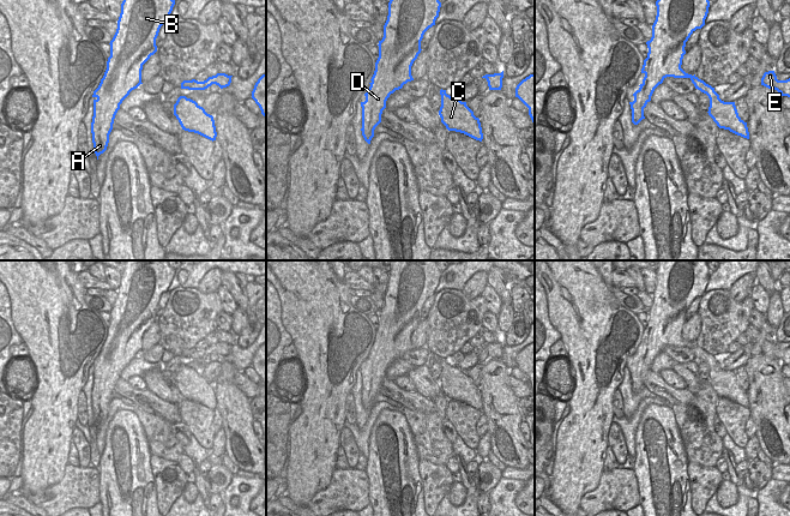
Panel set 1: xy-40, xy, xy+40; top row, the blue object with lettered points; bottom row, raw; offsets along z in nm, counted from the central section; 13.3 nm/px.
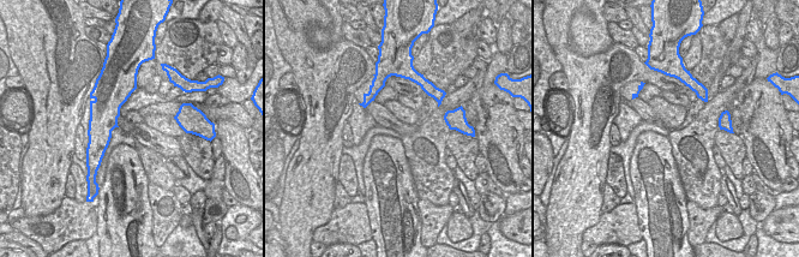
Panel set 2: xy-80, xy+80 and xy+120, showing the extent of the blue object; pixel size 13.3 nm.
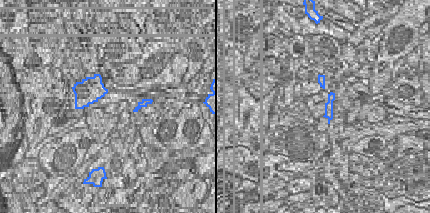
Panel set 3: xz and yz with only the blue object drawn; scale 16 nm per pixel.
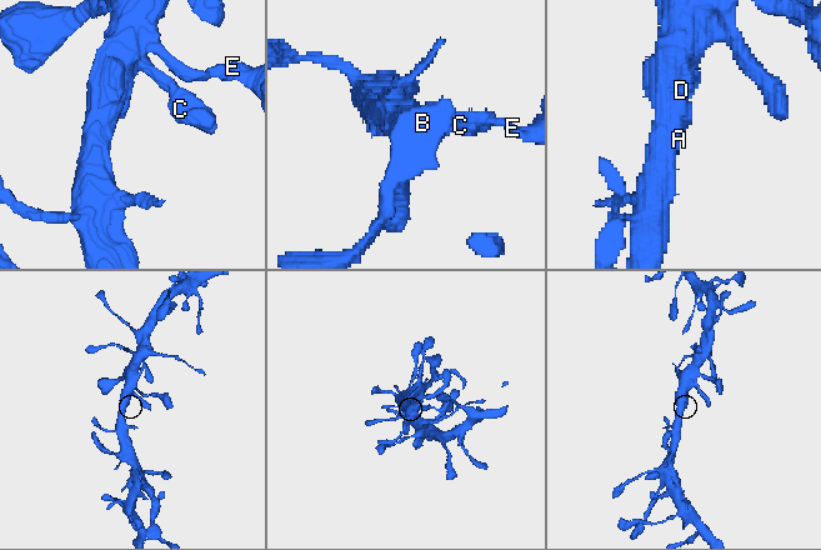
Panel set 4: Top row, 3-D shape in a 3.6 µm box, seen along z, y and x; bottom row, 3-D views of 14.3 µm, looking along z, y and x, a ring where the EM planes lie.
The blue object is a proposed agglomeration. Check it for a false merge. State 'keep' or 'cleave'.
keep

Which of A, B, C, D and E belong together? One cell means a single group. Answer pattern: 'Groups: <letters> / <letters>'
Groups: A B C D E

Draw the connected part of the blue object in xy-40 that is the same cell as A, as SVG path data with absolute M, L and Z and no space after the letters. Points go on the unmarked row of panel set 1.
M126 260L121 272L116 301L110 310L110 325L98 356L94 360L92 412L98 425L107 419L109 403L120 373L141 352L143 334L157 320L156 307L161 295L168 290L175 269L168 260Z

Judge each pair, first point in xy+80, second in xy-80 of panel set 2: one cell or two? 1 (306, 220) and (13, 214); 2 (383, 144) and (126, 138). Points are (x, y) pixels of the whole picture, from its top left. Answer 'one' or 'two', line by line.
1: two
2: two

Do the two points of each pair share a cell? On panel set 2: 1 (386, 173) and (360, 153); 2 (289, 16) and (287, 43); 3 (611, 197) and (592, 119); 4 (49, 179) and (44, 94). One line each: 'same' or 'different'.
1: different
2: same
3: different
4: same

